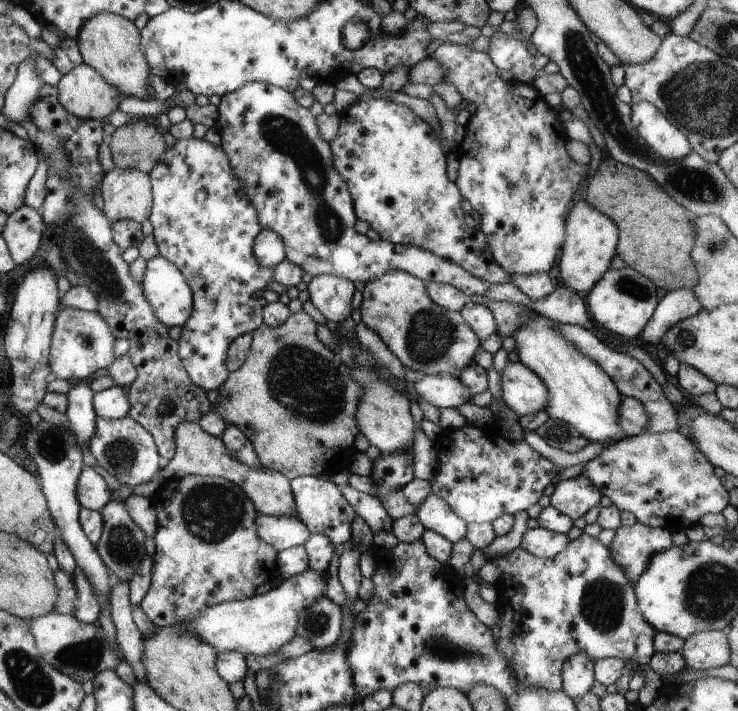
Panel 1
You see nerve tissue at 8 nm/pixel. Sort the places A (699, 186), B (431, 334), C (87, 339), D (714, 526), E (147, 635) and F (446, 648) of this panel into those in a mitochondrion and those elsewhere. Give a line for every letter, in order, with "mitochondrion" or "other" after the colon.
A: mitochondrion
B: mitochondrion
C: mitochondrion
D: other
E: other
F: mitochondrion

